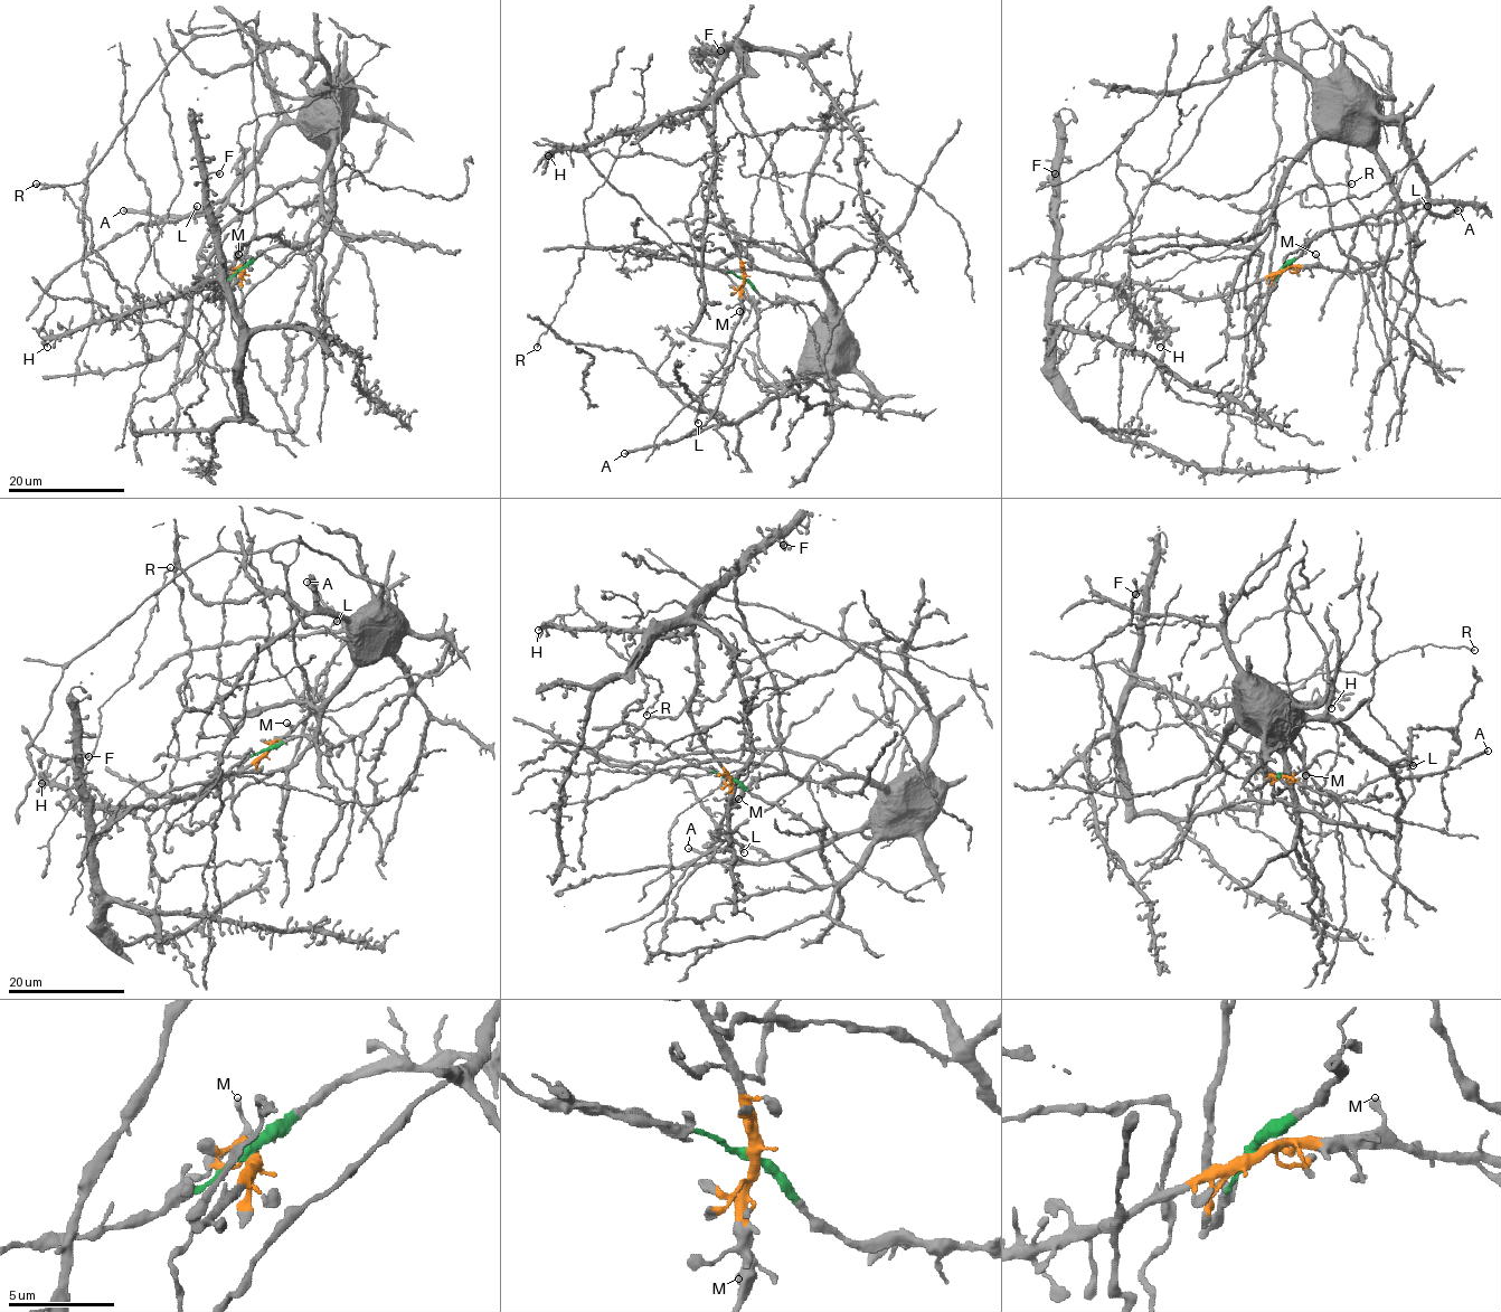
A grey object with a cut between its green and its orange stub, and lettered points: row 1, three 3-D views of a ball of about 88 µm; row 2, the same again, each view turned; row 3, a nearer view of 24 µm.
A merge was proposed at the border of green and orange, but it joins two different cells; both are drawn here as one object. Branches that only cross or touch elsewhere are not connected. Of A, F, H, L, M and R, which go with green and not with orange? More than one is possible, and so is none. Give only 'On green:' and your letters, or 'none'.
On green: A, L

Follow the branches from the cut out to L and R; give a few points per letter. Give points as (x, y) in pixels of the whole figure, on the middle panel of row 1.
L: (743, 277), (819, 311), (831, 392), (829, 374), (801, 373), (735, 422), (704, 412), (698, 423)
R: (743, 277), (715, 195), (709, 129), (696, 113), (635, 129), (584, 200), (579, 268), (537, 348)

